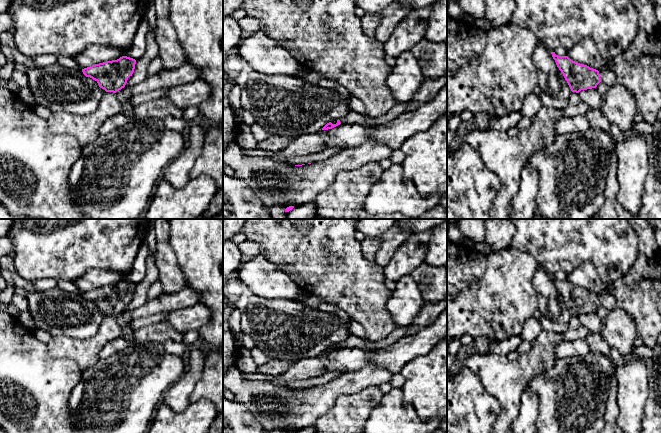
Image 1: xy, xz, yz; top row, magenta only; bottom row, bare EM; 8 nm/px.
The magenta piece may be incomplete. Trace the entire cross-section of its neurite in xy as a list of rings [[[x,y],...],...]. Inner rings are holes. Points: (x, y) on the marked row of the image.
[[[122,56],[117,60],[106,61],[82,69],[86,77],[95,80],[99,87],[106,92],[116,93],[125,87],[127,80],[132,76],[136,60]]]

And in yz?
[[[555,52],[551,54],[572,92],[596,88],[602,81],[598,70],[577,63],[568,56],[558,56]]]

